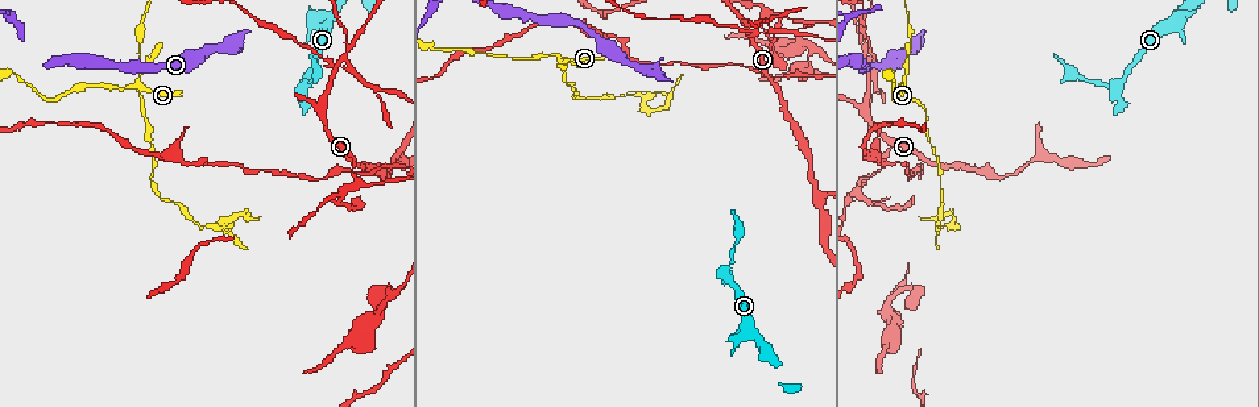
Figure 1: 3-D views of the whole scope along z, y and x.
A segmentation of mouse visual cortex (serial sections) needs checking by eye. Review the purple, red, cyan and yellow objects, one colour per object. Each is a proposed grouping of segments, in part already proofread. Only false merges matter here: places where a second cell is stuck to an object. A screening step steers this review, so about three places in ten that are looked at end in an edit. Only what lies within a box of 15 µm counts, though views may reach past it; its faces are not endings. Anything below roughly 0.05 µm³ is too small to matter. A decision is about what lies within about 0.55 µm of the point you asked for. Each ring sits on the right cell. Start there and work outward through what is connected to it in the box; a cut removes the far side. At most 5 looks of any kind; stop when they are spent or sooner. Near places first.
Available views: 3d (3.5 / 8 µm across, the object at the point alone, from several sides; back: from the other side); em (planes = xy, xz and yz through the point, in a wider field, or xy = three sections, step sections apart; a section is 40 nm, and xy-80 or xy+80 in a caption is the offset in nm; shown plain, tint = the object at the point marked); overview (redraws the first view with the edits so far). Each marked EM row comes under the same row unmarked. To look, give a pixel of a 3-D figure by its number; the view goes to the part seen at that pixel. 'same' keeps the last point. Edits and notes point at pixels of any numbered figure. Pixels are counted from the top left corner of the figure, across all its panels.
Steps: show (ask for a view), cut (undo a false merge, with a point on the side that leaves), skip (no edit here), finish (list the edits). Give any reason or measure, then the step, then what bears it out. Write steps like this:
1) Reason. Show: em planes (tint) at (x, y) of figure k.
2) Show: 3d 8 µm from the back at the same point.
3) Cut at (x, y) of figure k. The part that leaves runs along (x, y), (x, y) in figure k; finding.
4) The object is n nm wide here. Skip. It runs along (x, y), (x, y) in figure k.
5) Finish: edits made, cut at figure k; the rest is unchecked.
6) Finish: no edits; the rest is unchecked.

Sudden change in width. Show: 3d 3.5 µm at (659, 74) of figure 1.

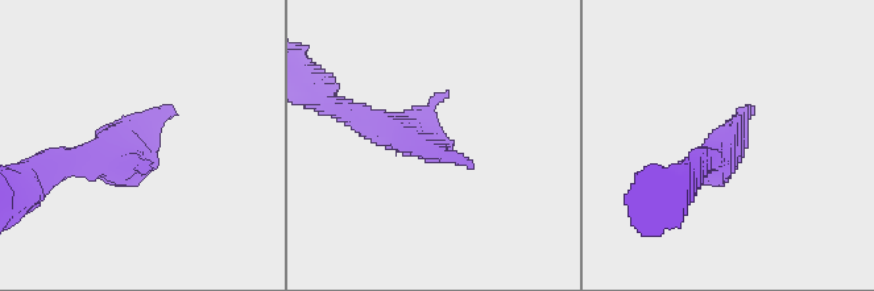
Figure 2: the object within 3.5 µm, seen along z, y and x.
Now the EM. Show: em xy step 3 (tint) at (428, 147) of figure 2.

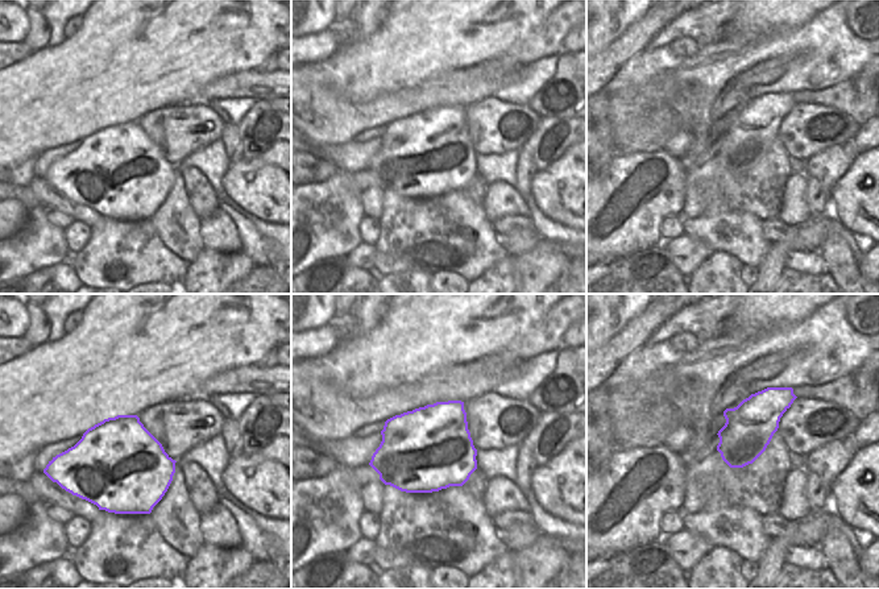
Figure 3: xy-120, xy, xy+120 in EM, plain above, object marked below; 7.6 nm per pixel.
The object is 650 nm wide here. Skip. It runs along (349, 115), (418, 137), (471, 169) in figure 2; all the same cell.

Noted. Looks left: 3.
Three-way junction. Show: 3d 3.5 µm from the back at (864, 113) of figure 1.

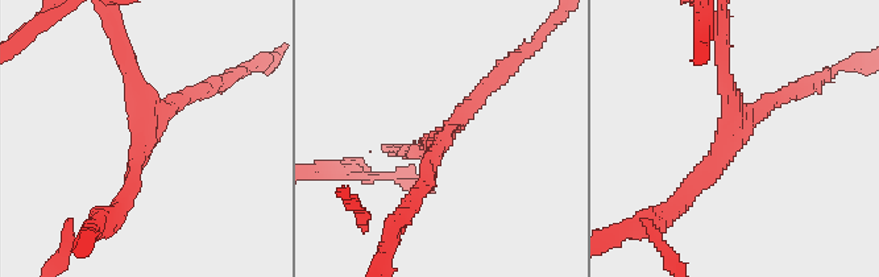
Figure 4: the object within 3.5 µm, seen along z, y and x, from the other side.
3 arms meet here; the arms are 200, 200, 200 nm wide. Show: em xy step 3 (tint) at (438, 145) of figure 4.

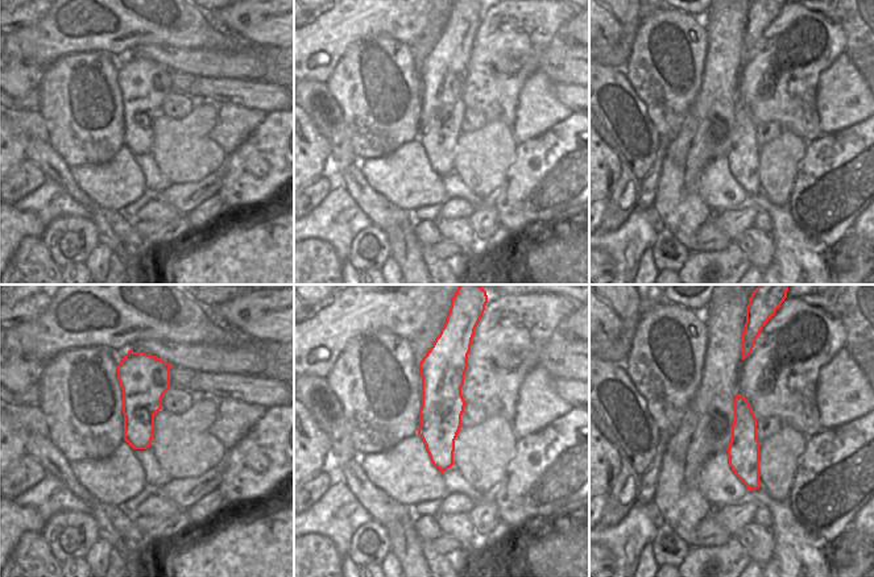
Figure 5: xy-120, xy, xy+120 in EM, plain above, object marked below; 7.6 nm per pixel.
Skip. All the same cell.

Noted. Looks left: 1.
Finish: no edits; the rest is unchecked.

